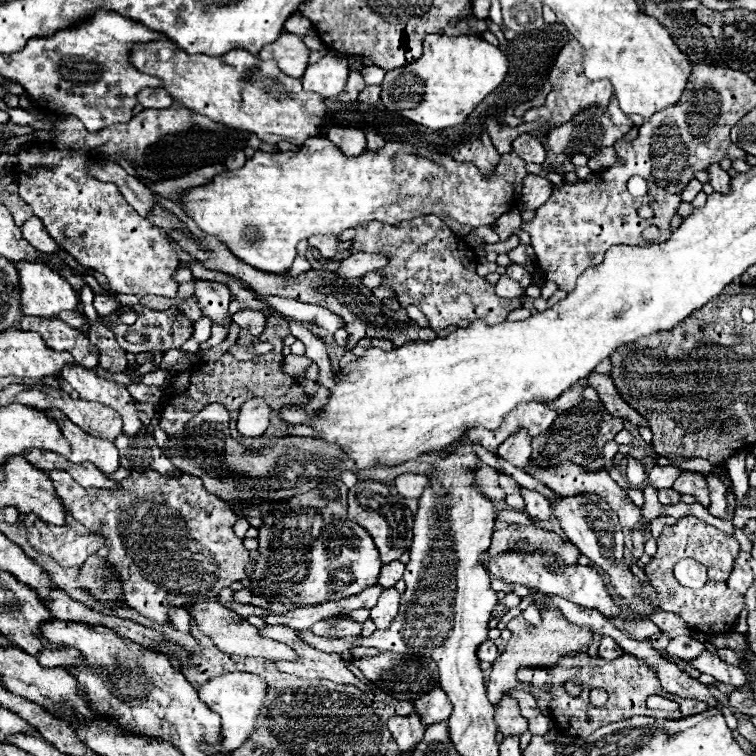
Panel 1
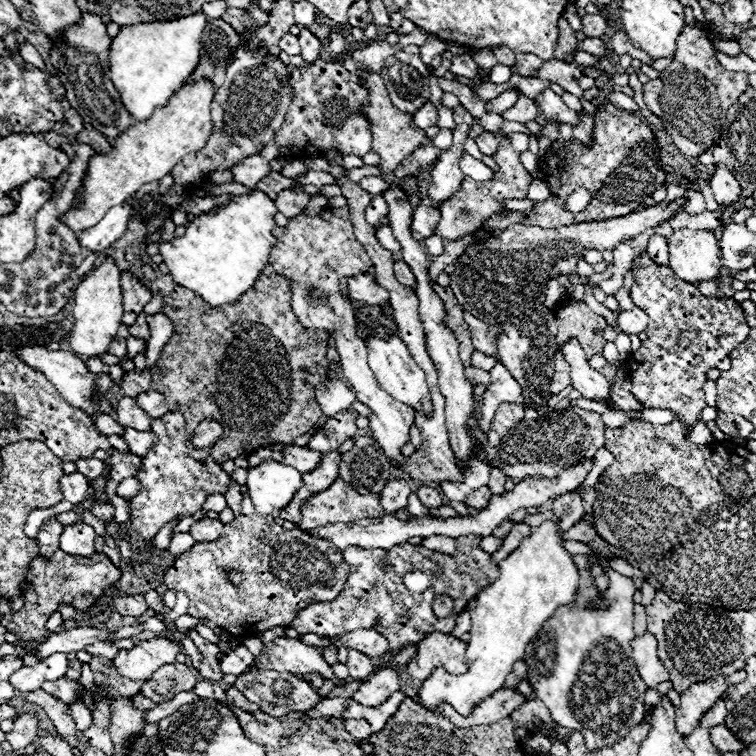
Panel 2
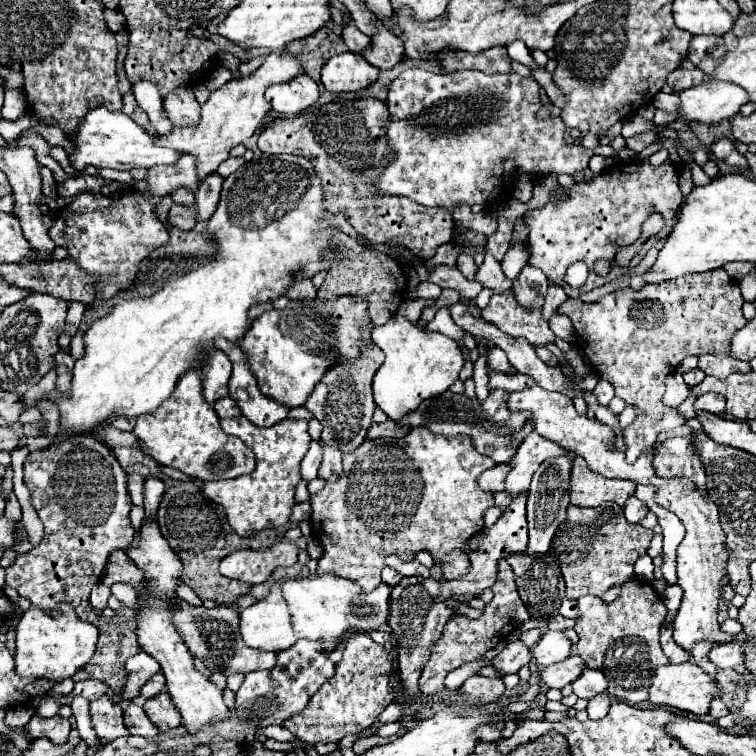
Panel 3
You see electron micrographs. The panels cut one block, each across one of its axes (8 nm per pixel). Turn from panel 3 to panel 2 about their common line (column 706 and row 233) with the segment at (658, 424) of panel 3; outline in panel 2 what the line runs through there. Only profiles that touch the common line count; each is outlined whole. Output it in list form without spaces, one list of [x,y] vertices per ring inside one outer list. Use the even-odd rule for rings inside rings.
[[[348,206],[344,208],[328,208],[316,216],[296,216],[284,228],[274,228],[276,244],[270,254],[270,264],[276,272],[294,280],[292,294],[292,310],[300,318],[300,322],[308,328],[328,328],[336,334],[336,346],[340,354],[340,368],[346,382],[354,388],[358,402],[366,404],[372,410],[370,432],[380,444],[382,452],[390,460],[392,466],[402,462],[400,448],[410,440],[410,428],[414,424],[414,410],[390,394],[380,390],[374,372],[368,366],[368,350],[364,340],[358,336],[358,326],[354,318],[352,304],[346,296],[340,294],[340,278],[354,276],[360,272],[368,272],[372,268],[372,260],[364,246],[354,238],[354,228],[350,222]]]

